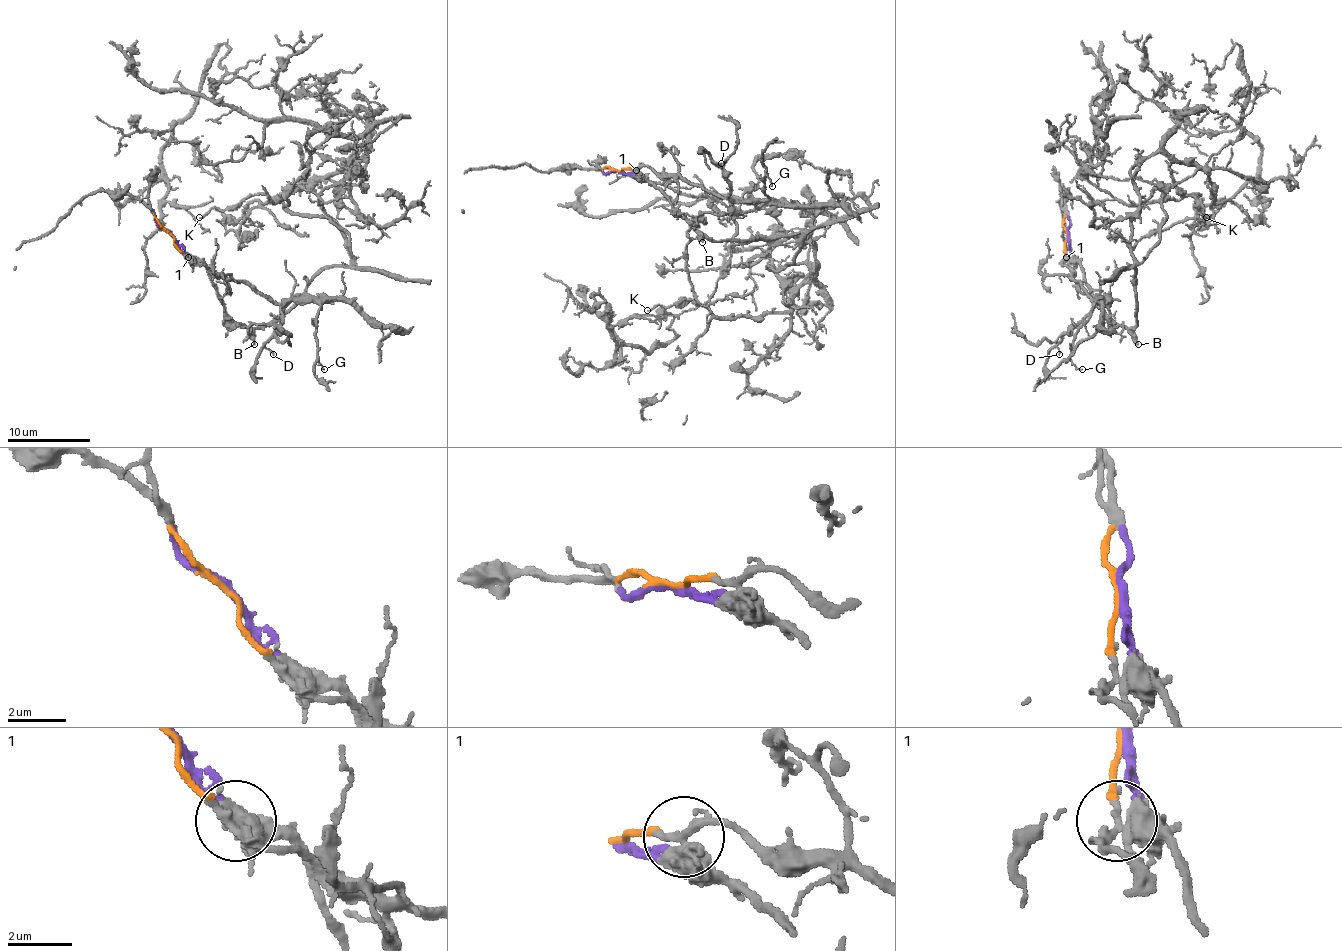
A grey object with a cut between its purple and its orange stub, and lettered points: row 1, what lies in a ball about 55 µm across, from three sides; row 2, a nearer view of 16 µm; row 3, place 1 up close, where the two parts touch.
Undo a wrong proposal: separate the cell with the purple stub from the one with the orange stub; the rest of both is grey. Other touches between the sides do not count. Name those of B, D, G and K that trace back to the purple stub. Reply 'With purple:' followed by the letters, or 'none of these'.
With purple: B, K

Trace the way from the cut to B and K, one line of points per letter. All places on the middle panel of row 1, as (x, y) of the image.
B: (618, 172), (653, 184), (703, 242)
K: (618, 172), (653, 184), (713, 240), (800, 236), (732, 244), (728, 269), (707, 302), (647, 311)

